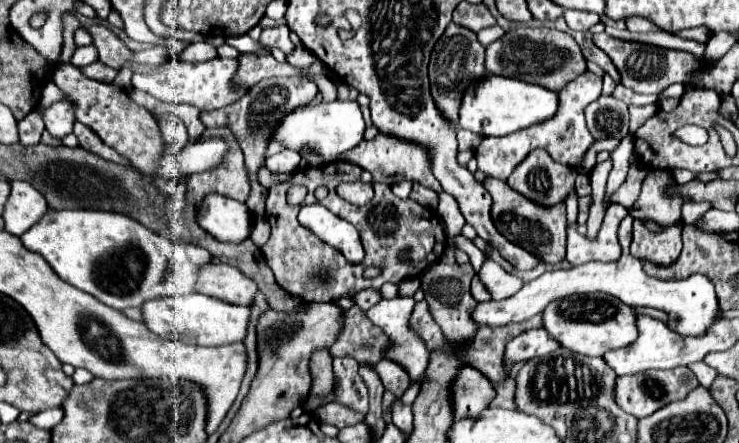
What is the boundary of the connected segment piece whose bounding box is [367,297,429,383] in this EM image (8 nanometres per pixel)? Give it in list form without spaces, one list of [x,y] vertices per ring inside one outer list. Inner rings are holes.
[[[397,297],[397,299],[383,299],[381,303],[377,303],[375,307],[371,307],[367,311],[367,317],[379,325],[385,335],[389,337],[389,347],[385,359],[393,359],[395,363],[401,363],[401,367],[407,371],[411,383],[423,383],[425,381],[425,371],[427,371],[427,363],[429,363],[429,349],[423,343],[423,339],[419,339],[419,335],[409,327],[409,317],[413,311],[415,299],[413,297]]]

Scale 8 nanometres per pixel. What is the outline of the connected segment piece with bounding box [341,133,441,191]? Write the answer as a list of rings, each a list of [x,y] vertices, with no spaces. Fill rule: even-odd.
[[[377,135],[375,139],[371,141],[363,141],[359,143],[355,149],[347,151],[341,155],[343,161],[349,161],[349,163],[355,163],[359,167],[363,167],[365,171],[369,171],[373,175],[375,181],[379,183],[387,183],[387,185],[395,185],[403,179],[407,181],[417,181],[433,191],[441,191],[441,185],[439,181],[433,177],[431,173],[431,163],[429,163],[429,155],[423,151],[423,147],[415,145],[415,143],[407,143],[407,141],[401,141],[401,139],[395,139],[395,137],[389,137],[389,135]]]

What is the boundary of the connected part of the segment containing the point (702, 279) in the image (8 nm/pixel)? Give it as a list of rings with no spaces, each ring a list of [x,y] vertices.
[[[625,251],[621,255],[621,259],[617,259],[613,263],[593,261],[593,263],[585,263],[585,265],[579,265],[579,267],[573,267],[567,271],[563,271],[563,269],[549,271],[549,273],[525,283],[521,291],[517,291],[515,295],[511,295],[503,301],[479,303],[473,311],[473,319],[481,325],[491,325],[491,327],[519,323],[519,321],[525,321],[525,319],[541,313],[547,307],[547,303],[551,303],[555,299],[561,299],[567,295],[585,295],[585,293],[595,293],[595,291],[613,295],[631,307],[655,307],[655,309],[667,311],[671,317],[669,327],[673,331],[679,331],[681,335],[703,335],[705,329],[717,321],[717,313],[719,313],[715,287],[707,279],[707,275],[695,273],[683,281],[661,281],[655,277],[647,277],[641,261]]]

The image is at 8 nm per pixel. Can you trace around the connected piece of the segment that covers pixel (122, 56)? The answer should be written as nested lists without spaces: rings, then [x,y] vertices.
[[[91,25],[87,29],[93,35],[93,45],[99,51],[99,61],[107,67],[121,69],[121,65],[131,57],[131,51],[125,47],[125,43],[121,39],[117,39],[113,35],[113,31],[107,27]]]

